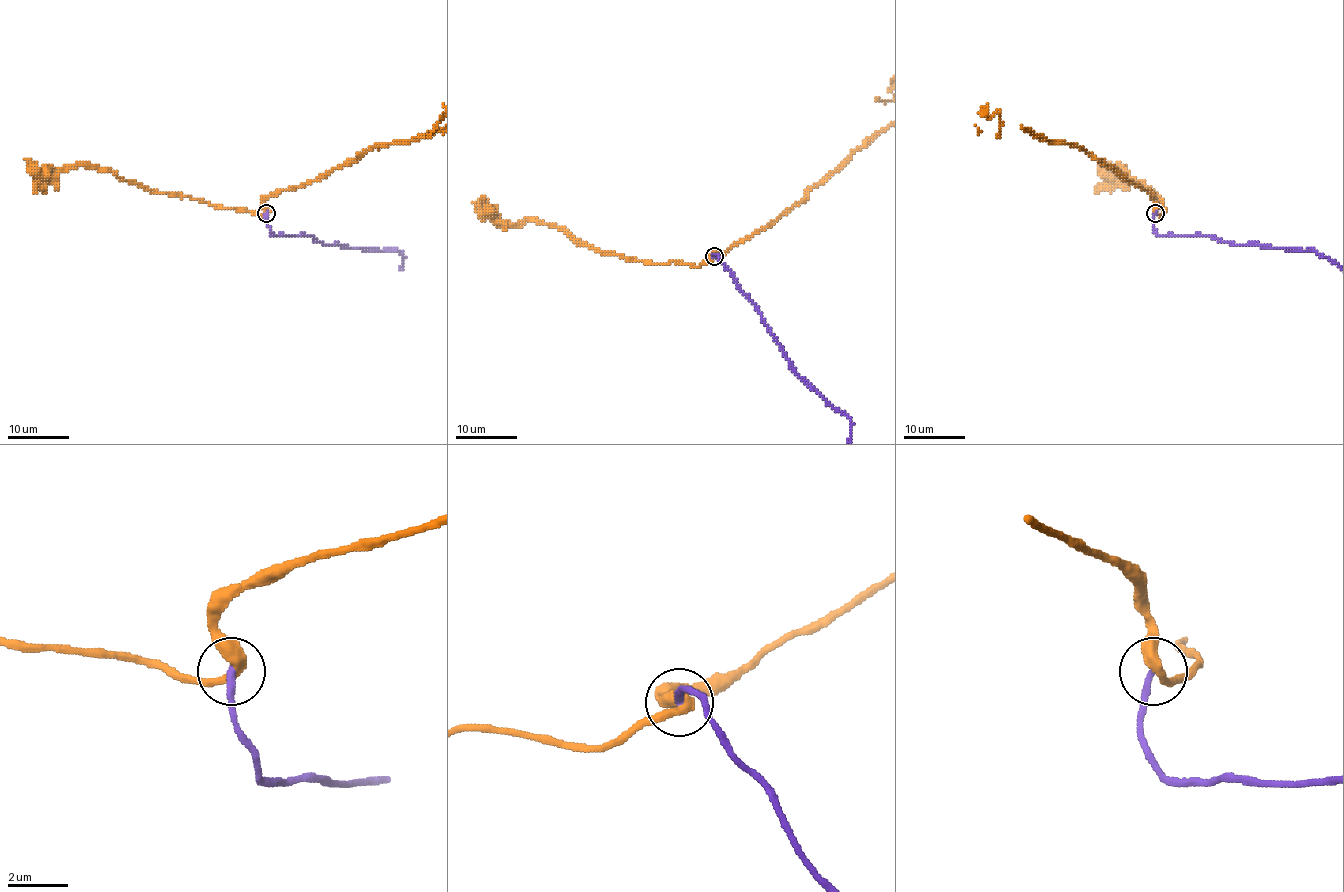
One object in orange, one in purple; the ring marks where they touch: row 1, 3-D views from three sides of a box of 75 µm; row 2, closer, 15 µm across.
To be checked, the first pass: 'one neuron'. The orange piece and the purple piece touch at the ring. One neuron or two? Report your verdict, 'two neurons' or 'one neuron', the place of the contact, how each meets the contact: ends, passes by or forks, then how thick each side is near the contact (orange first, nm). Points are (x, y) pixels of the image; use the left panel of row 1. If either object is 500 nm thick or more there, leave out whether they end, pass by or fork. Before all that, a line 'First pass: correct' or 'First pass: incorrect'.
First pass: incorrect
two neurons; place (266, 213); orange passes by; purple ends; calibres 360 and 240 nm

